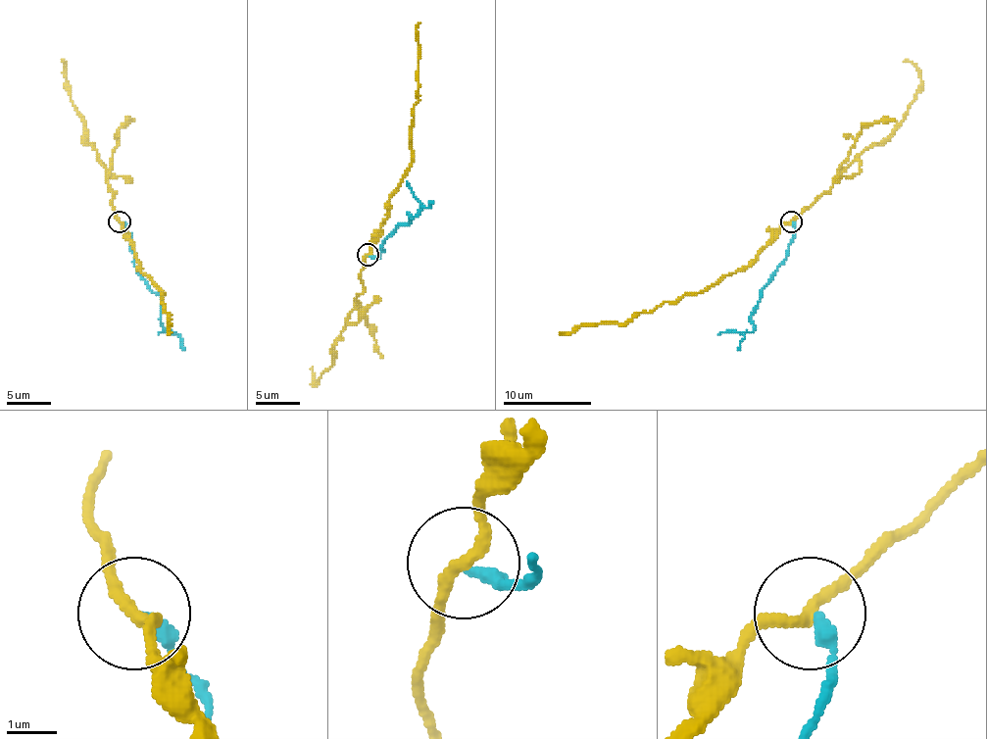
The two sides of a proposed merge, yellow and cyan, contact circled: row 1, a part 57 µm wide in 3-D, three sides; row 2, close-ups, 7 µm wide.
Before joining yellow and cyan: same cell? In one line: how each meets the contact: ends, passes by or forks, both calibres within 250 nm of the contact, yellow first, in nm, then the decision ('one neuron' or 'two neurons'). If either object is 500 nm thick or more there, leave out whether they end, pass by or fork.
yellow passes by; cyan ends there; 240 nm thick on the yellow side, 260 nm on the other; two neurons

